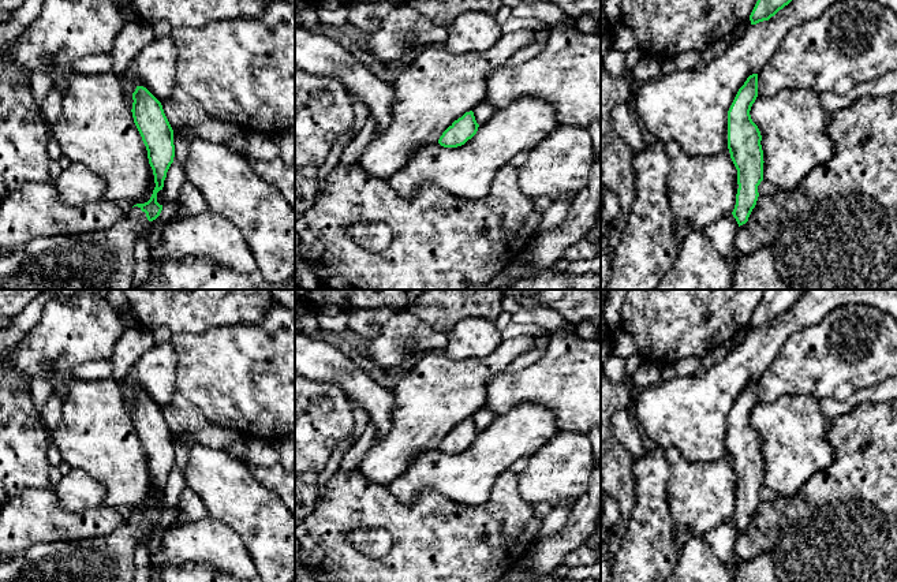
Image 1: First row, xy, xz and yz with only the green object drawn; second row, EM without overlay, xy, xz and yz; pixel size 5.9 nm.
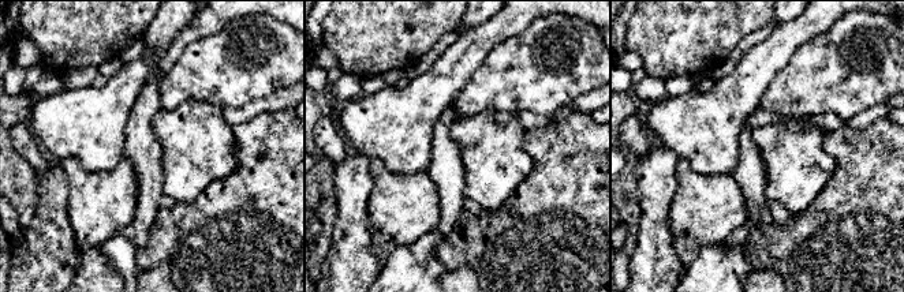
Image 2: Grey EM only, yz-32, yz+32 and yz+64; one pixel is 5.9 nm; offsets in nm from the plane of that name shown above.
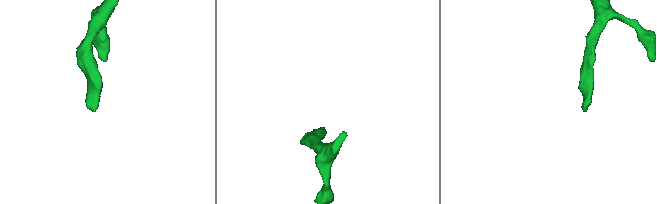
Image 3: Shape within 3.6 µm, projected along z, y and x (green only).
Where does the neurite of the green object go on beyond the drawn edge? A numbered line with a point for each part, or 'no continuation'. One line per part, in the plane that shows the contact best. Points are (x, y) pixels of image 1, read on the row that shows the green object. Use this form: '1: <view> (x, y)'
1: xy (104, 260)

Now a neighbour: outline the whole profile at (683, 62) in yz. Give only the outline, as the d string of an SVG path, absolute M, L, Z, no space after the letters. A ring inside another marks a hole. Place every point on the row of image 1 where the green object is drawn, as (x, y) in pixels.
M688 51L677 55L673 60L677 71L694 70L695 63L700 59L700 53L696 51Z

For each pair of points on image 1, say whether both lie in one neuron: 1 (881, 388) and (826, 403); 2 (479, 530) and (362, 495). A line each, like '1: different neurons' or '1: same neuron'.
1: same neuron
2: same neuron

